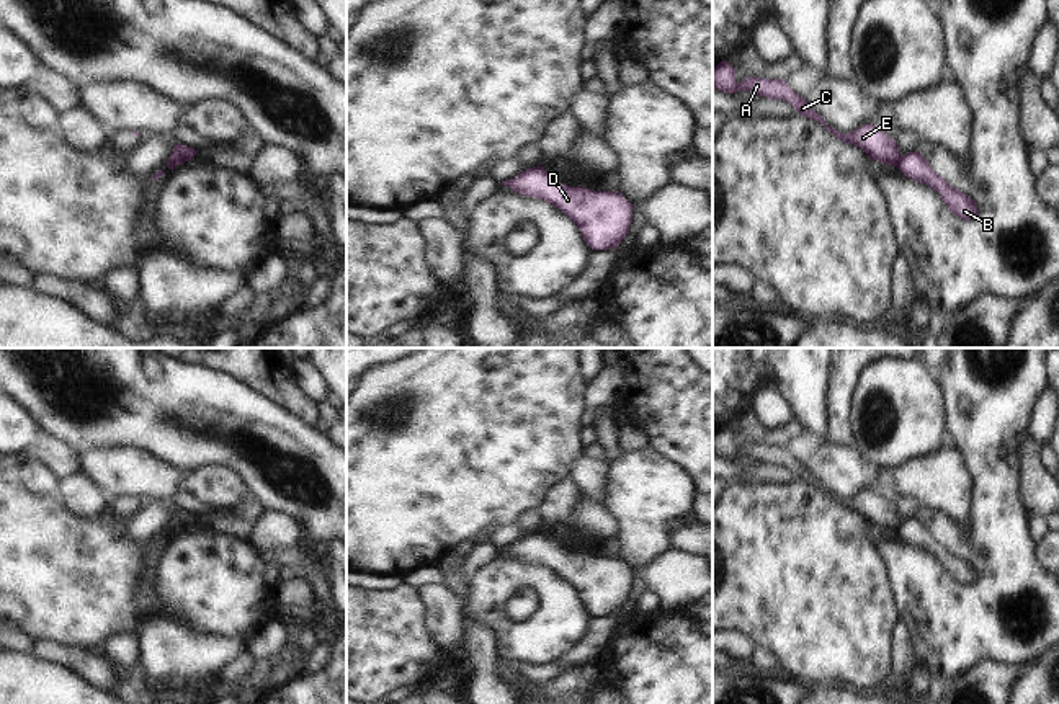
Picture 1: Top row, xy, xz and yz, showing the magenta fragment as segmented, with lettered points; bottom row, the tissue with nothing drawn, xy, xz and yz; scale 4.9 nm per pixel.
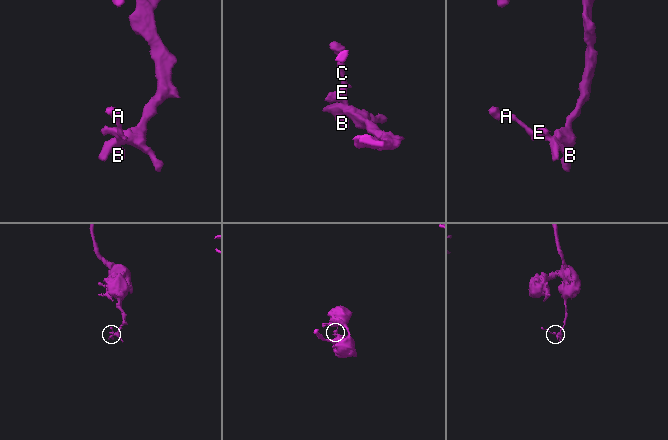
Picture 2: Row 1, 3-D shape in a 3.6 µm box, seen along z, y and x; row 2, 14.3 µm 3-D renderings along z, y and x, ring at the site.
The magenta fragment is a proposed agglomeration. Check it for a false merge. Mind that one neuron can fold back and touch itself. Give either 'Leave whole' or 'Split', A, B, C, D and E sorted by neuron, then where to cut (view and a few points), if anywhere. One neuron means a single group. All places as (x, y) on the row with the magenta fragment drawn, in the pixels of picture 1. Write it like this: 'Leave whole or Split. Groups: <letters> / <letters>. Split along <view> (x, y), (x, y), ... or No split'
Split. Groups: A C E / B D. Split along yz (904, 155), (896, 165).

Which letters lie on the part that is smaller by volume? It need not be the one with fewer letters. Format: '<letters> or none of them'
A, C, E

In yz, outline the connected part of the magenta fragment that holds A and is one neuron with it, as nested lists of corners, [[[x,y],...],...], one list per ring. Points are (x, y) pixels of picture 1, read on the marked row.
[[[722,60],[713,69],[713,88],[724,93],[748,90],[758,96],[783,100],[794,106],[799,114],[824,124],[837,139],[860,147],[871,160],[884,165],[897,167],[904,157],[897,149],[896,139],[884,134],[876,124],[863,124],[847,134],[829,126],[824,118],[811,108],[806,98],[788,87],[786,80],[747,77],[742,83],[737,83],[735,69],[727,60]]]

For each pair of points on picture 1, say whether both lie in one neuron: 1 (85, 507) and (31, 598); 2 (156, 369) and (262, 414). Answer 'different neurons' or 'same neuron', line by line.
1: different neurons
2: same neuron

